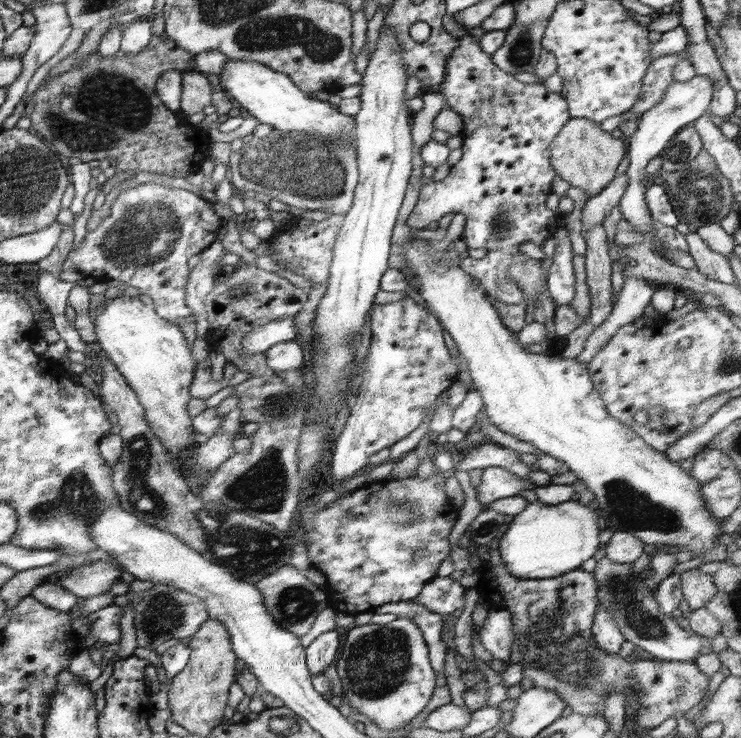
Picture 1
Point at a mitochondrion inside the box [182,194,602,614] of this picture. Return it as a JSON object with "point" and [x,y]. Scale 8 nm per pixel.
{"point":[229,544]}

